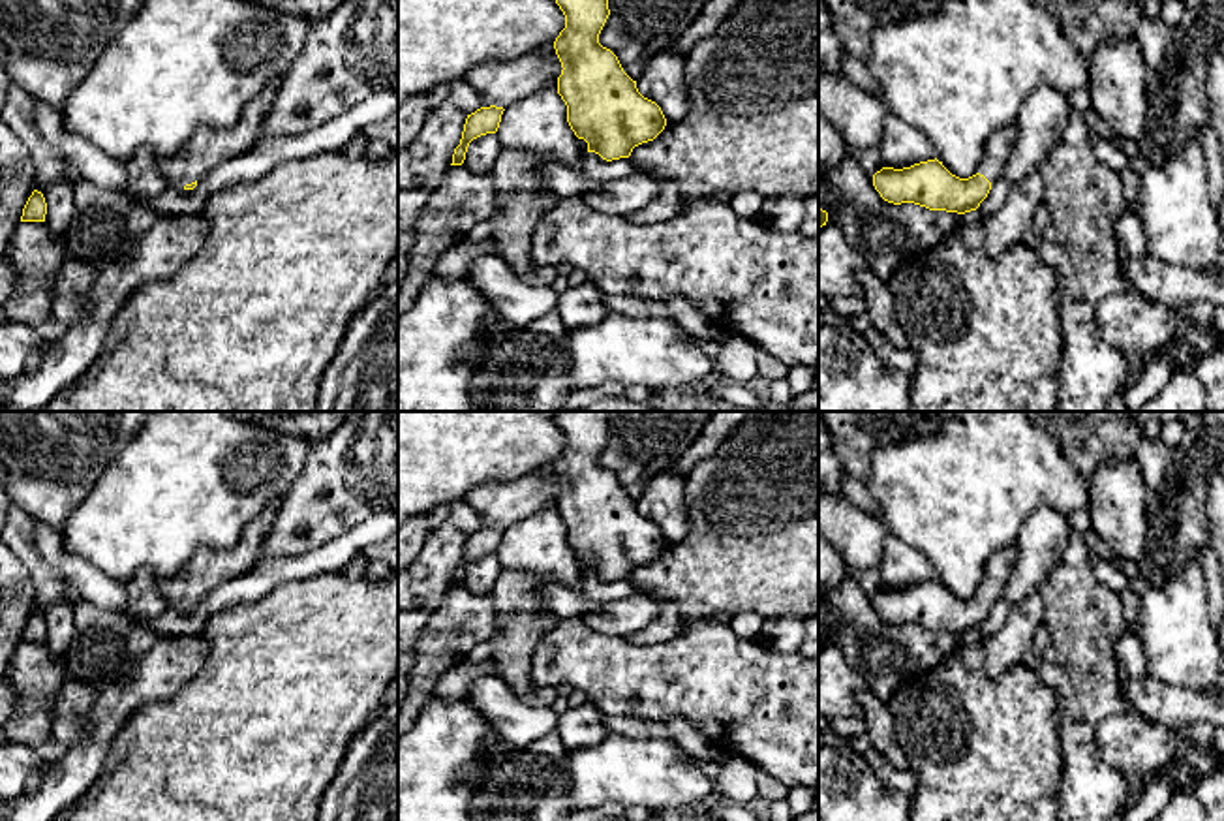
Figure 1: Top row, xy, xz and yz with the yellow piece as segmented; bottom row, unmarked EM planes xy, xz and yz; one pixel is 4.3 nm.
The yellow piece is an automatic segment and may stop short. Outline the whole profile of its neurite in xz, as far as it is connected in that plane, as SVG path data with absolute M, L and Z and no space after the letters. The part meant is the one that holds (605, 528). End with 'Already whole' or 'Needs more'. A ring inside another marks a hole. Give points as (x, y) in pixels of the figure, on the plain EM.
M561 411L556 425L565 436L565 449L554 462L561 483L558 515L567 526L567 543L578 560L588 564L588 573L612 582L629 579L633 569L653 562L666 547L661 528L644 519L636 502L621 488L618 477L599 464L599 455L610 436L610 411Z. Already whole

